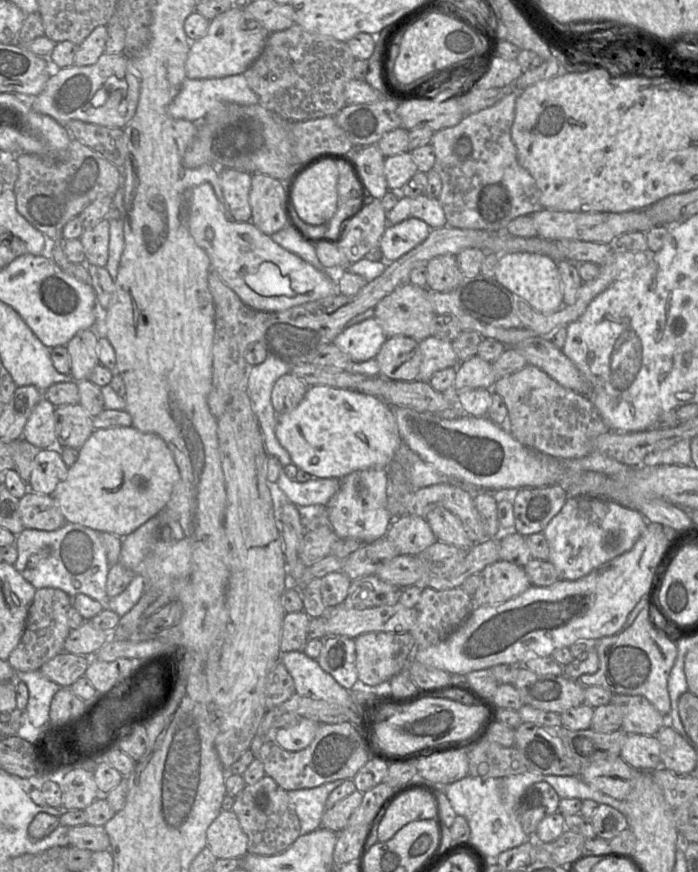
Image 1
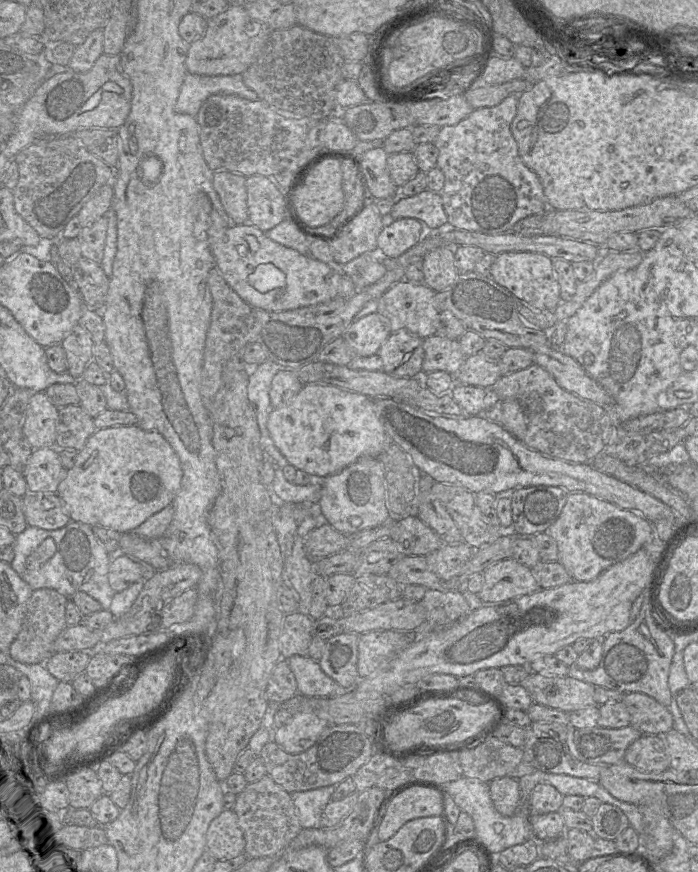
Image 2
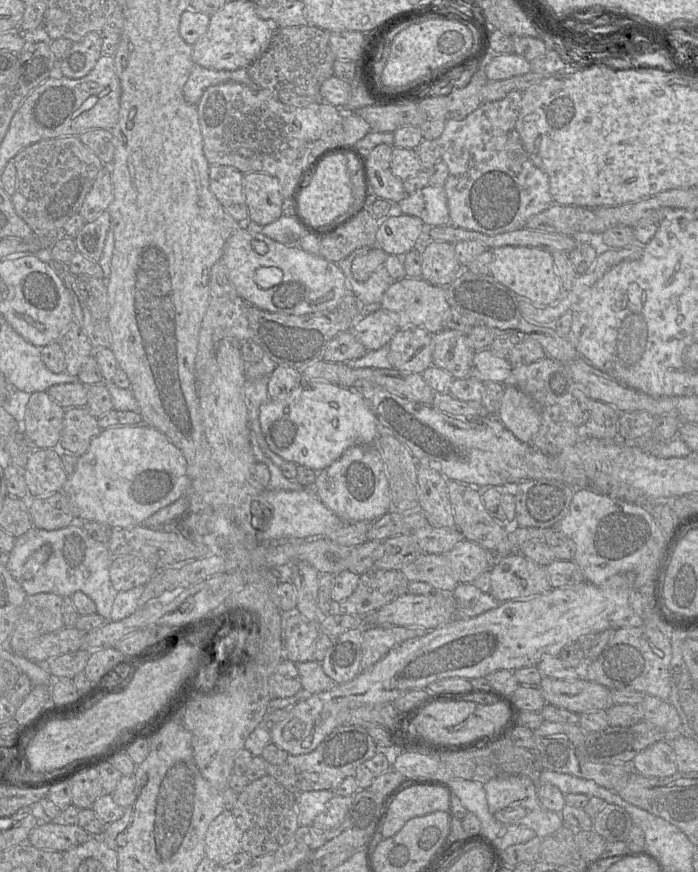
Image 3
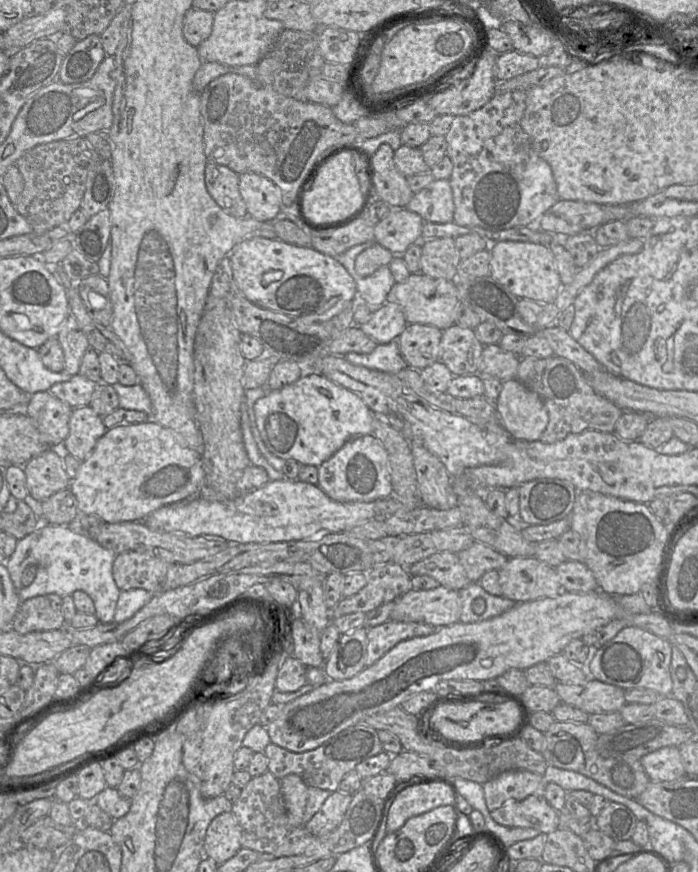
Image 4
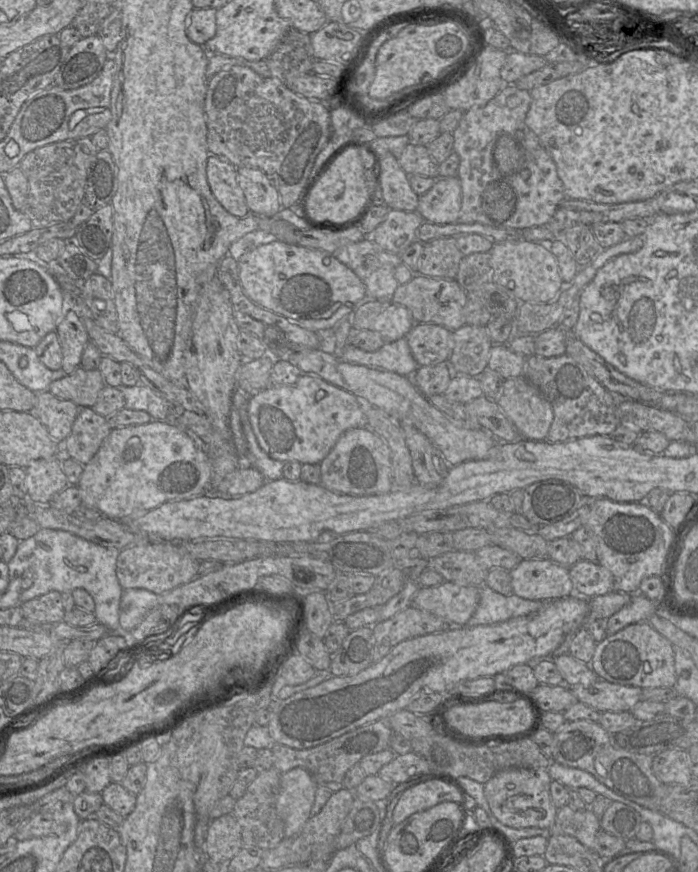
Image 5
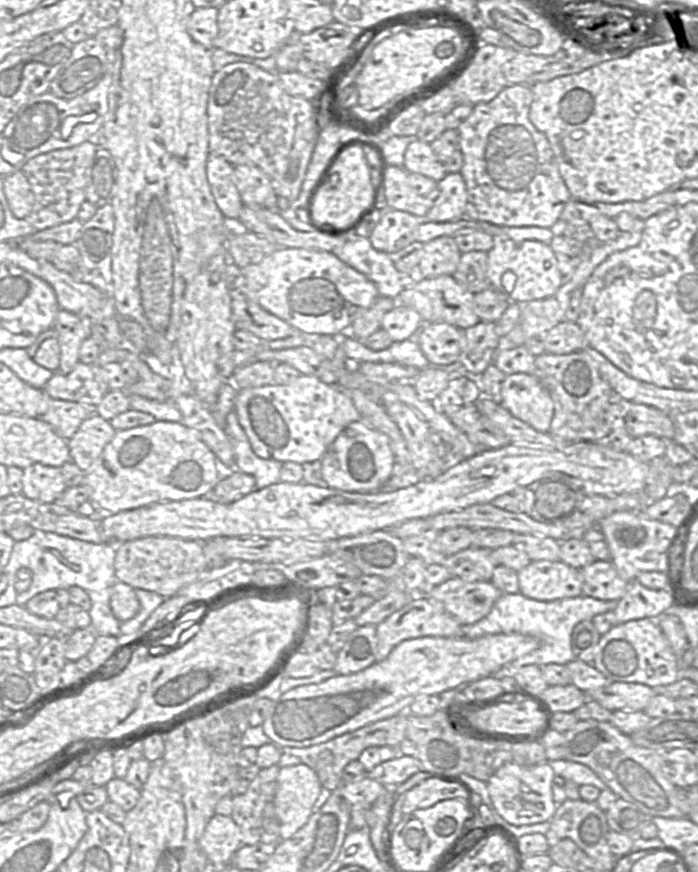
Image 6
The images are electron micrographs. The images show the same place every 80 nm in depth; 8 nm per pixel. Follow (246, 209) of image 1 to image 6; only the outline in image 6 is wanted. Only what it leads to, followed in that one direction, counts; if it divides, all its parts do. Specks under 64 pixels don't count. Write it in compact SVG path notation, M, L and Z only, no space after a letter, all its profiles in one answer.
M208 154L206 177L215 203L224 217L238 219L244 204L234 183L233 169L223 157Z

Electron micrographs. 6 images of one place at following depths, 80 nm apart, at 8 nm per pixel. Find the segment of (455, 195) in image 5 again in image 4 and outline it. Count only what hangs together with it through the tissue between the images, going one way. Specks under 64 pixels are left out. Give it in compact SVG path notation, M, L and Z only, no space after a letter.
M434 179L413 194L406 208L419 214L425 222L453 222L455 205L450 181Z

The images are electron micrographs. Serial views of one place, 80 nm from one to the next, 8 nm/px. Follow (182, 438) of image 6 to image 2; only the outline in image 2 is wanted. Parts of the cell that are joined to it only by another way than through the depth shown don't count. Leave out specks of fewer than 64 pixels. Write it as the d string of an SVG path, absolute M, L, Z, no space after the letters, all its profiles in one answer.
M138 425L114 426L97 429L87 439L56 493L63 500L71 521L125 533L171 505L182 477L179 458L162 435L145 431Z

